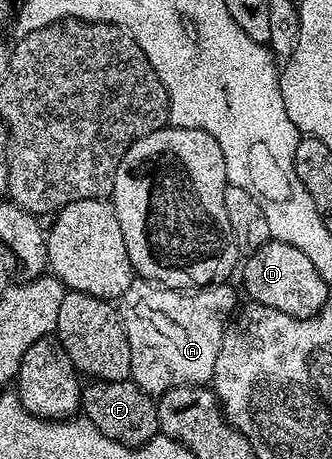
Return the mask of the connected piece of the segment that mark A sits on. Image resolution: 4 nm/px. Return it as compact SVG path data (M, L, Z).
M135 281L121 294L119 314L127 333L127 345L131 345L131 378L148 395L159 397L172 387L200 387L212 380L223 333L238 306L237 295L229 286L228 282L223 282L188 291L176 291L159 283Z

